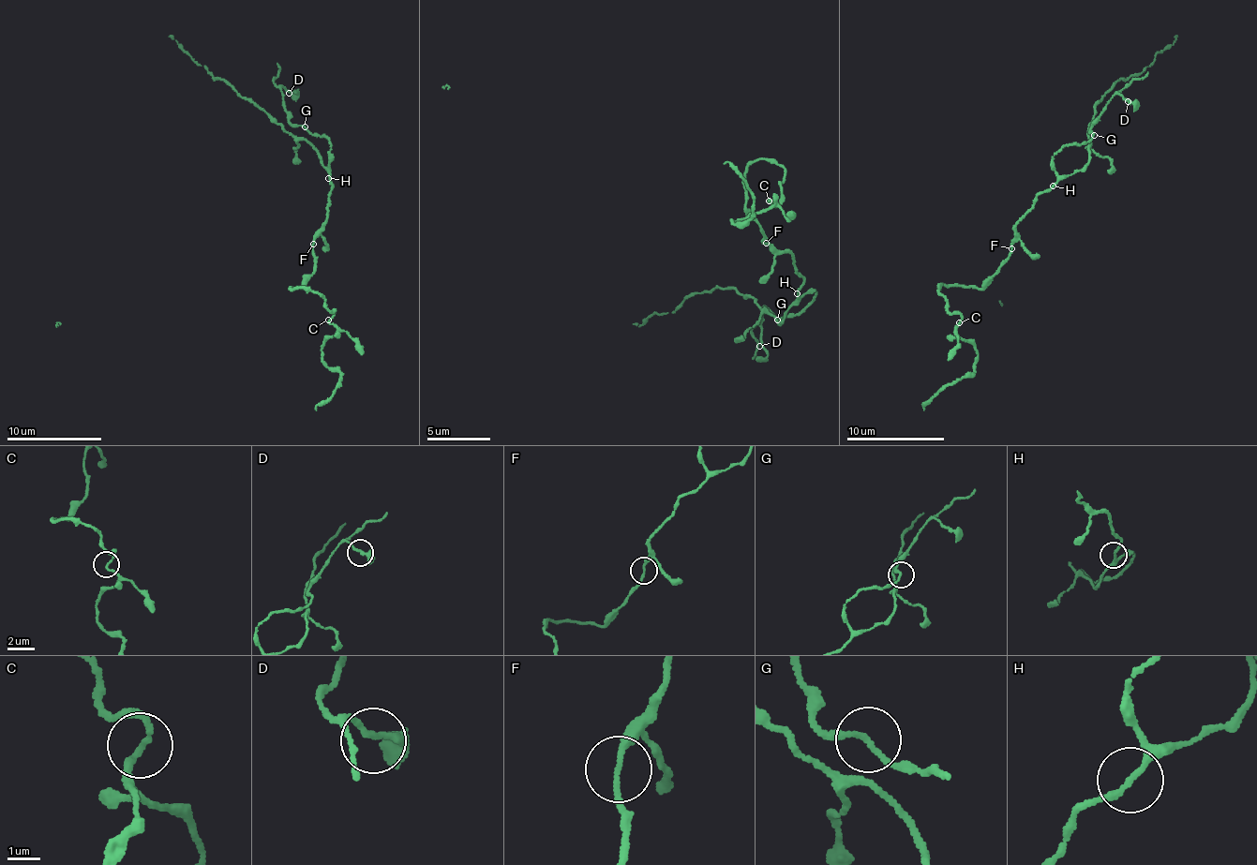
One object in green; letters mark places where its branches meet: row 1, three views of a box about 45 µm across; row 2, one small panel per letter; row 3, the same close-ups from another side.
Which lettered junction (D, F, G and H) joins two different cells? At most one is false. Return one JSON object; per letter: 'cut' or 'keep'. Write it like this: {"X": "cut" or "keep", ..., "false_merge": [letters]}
{"D": "keep", "F": "keep", "G": "keep", "H": "keep", "false_merge": []}

